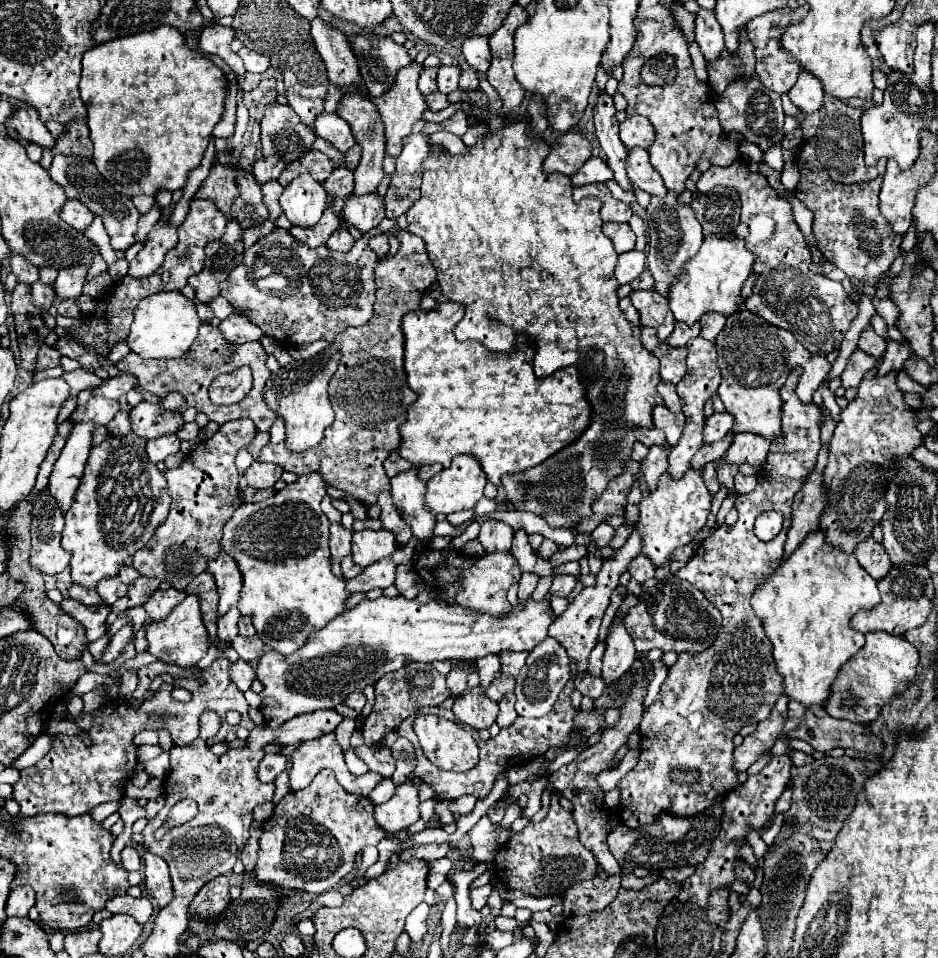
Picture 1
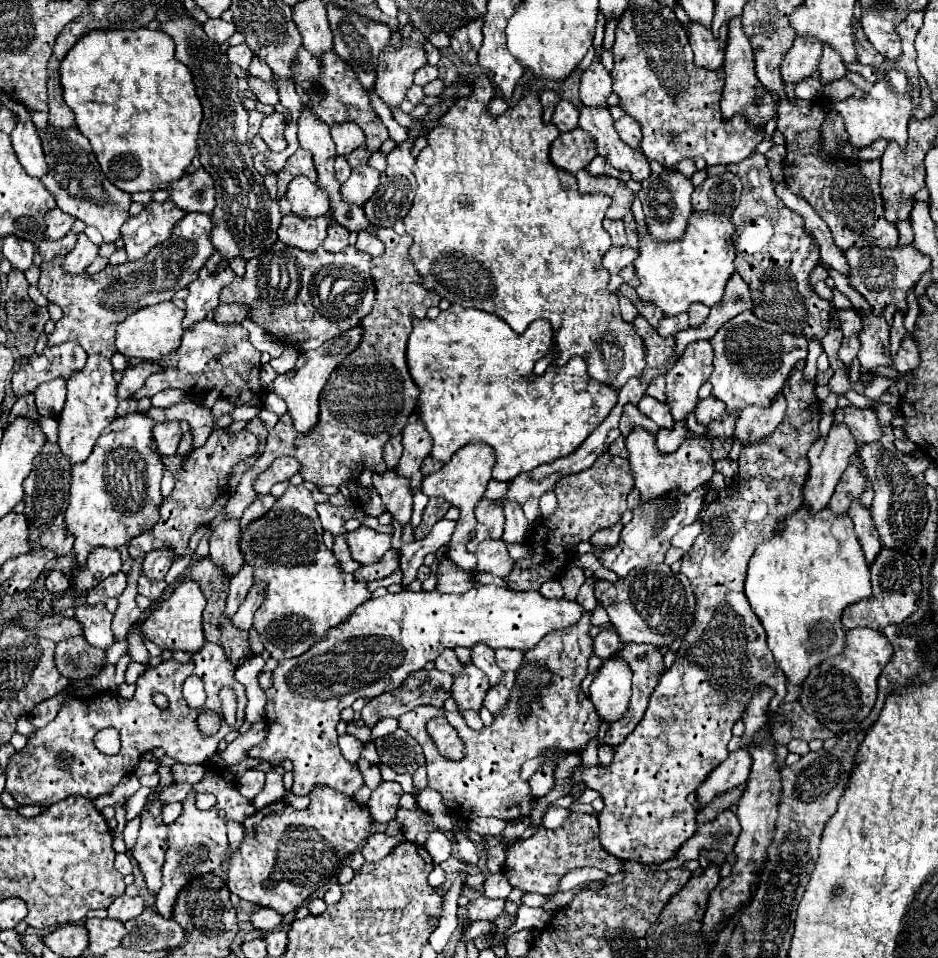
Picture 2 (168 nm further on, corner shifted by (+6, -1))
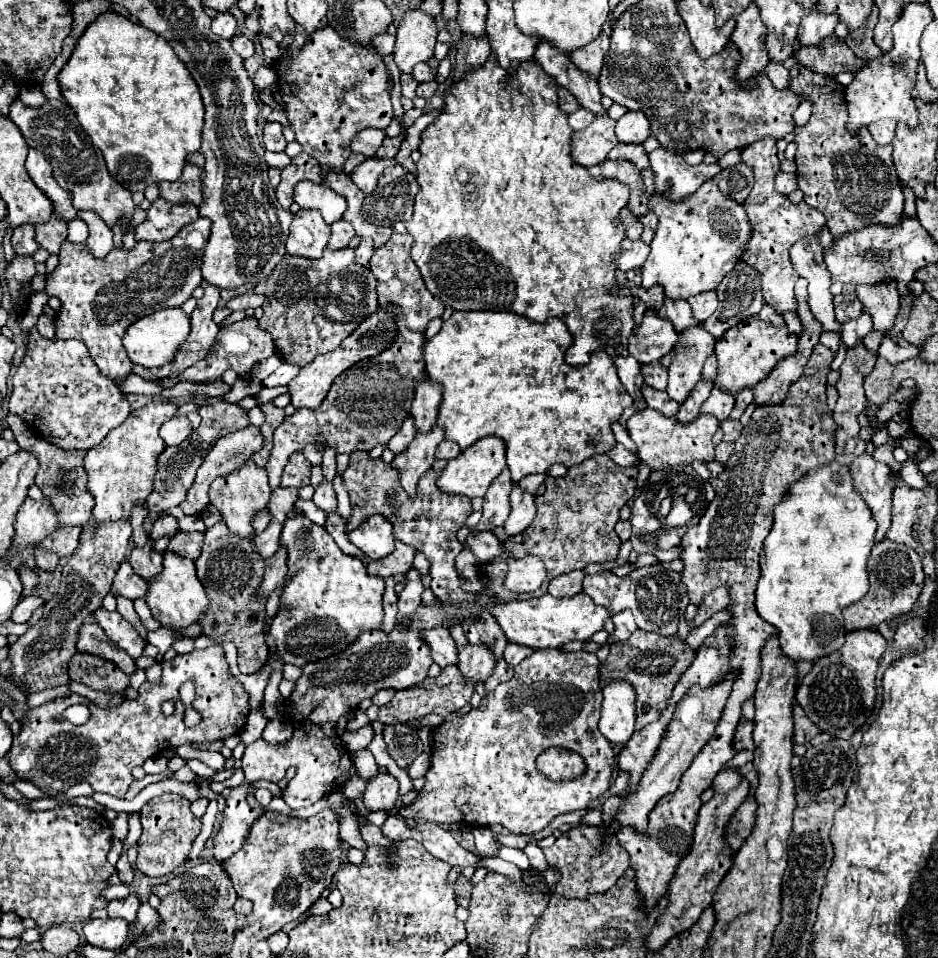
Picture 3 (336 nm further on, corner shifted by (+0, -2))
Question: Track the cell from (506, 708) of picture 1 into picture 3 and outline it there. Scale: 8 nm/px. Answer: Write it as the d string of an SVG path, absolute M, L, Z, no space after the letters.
M501 659L501 661L497 661L497 663L495 663L493 675L485 681L485 689L487 689L487 691L493 691L501 681L509 681L511 677L513 677L513 667L511 667L511 665L507 665L507 661L505 661L505 659Z

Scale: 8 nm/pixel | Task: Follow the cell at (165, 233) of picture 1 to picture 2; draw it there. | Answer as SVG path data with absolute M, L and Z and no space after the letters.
M151 202L141 210L139 216L131 216L121 228L129 260L139 260L151 248L165 242L171 236L175 222L179 222L185 214L187 212L175 208L171 202Z

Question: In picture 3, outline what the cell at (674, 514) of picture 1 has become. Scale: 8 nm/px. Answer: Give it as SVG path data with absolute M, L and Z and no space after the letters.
M645 407L641 411L637 411L633 417L627 419L627 429L631 439L637 443L637 457L649 465L651 469L663 469L663 467L675 467L675 465L683 465L683 463L691 463L691 461L713 461L713 449L715 445L711 443L713 433L717 431L719 421L717 417L705 417L699 415L697 421L693 421L693 425L681 425L677 421L677 417L665 417L663 413L657 413L651 407Z

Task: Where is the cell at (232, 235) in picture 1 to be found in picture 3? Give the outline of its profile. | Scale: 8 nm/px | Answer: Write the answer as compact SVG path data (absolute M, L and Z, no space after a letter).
M205 285L205 295L197 301L195 311L191 313L191 333L185 343L177 349L173 359L173 371L181 373L183 369L195 365L209 355L209 349L215 345L219 327L213 323L213 311L219 305L219 291L215 285Z

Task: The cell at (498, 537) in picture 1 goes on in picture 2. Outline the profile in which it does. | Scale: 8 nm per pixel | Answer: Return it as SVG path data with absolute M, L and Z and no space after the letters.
M481 498L481 502L475 508L475 518L477 518L479 524L483 524L489 530L489 538L491 540L499 540L503 536L505 516L503 516L503 510L493 506L491 500Z

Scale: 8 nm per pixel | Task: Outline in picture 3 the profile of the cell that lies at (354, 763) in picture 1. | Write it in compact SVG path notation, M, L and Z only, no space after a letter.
M363 727L363 729L359 729L359 731L345 733L345 735L341 737L341 741L343 741L343 747L345 747L349 753L353 753L353 751L357 751L357 749L367 747L367 745L369 745L369 737L373 737L373 735L375 735L373 729Z

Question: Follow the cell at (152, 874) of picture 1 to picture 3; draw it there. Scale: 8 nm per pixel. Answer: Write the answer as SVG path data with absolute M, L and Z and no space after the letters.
M163 793L159 797L153 797L141 807L139 815L141 815L143 833L141 833L139 847L137 847L139 855L137 855L135 867L143 875L163 877L187 861L193 841L201 831L201 821L191 813L189 807L191 807L191 801L175 793Z

